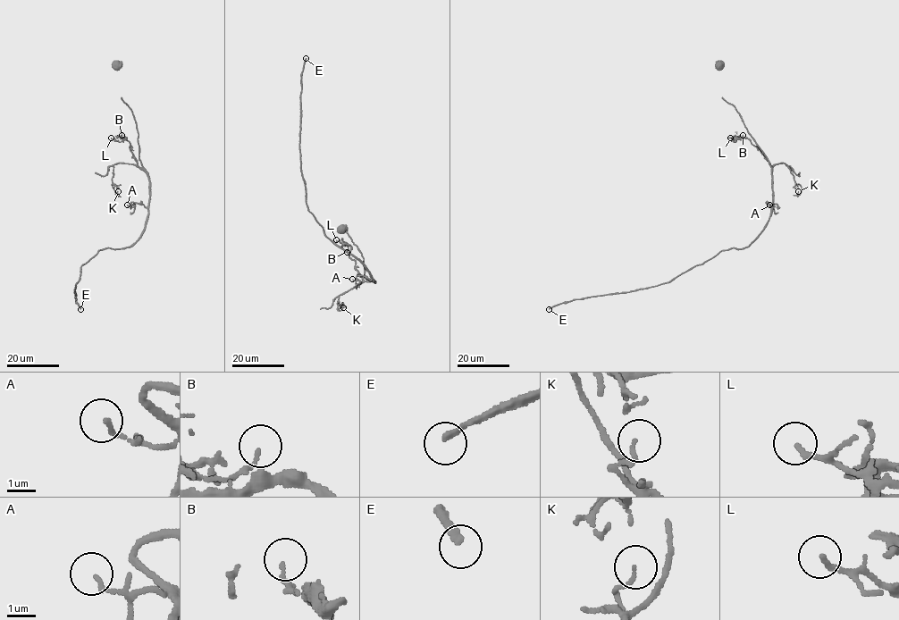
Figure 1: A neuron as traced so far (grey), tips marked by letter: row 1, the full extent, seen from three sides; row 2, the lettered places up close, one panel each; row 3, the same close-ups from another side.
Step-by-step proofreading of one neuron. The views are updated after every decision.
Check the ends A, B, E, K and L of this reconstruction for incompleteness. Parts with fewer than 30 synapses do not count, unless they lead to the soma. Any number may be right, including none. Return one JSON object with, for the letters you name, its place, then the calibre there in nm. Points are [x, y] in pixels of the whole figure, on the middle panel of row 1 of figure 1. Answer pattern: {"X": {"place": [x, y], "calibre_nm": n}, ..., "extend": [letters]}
{"E": {"place": [306, 58], "calibre_nm": 220}, "extend": ["E"]}

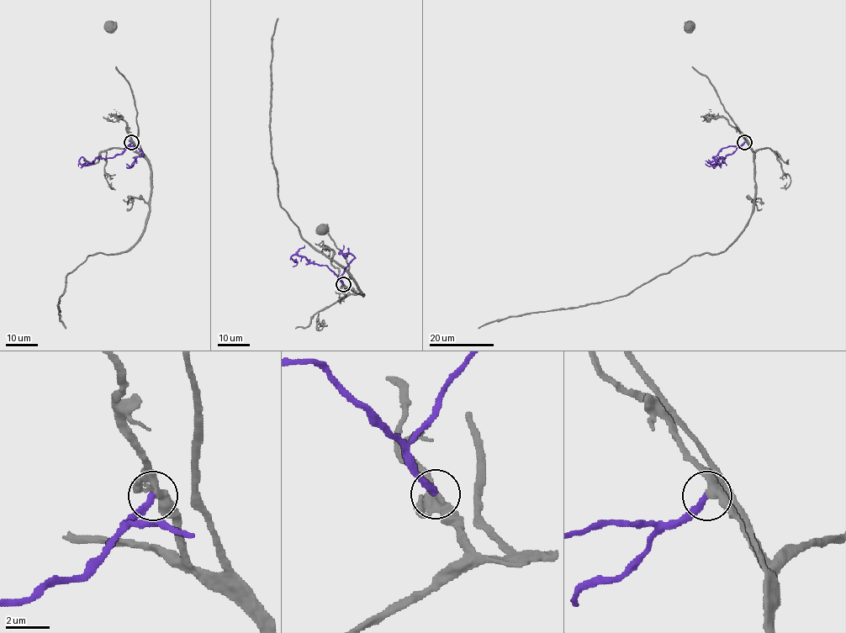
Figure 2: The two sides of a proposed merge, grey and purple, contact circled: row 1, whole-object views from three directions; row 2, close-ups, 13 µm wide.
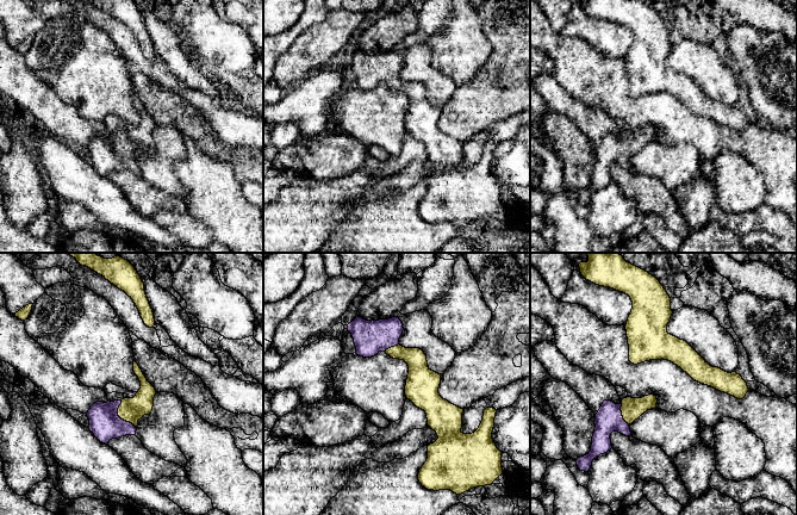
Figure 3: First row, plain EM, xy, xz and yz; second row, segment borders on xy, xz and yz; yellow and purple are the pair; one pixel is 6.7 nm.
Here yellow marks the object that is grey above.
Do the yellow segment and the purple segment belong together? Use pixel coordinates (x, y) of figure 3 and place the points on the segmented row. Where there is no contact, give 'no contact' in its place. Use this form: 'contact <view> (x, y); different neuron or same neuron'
contact xy (119, 416); same neuron

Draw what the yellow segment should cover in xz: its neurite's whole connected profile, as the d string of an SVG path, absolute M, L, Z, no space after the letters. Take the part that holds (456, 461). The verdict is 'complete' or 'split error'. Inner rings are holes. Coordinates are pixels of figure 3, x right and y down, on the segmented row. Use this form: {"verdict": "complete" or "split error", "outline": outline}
{"verdict": "split error", "outline": "M398 317L379 321L356 318L348 324L348 331L354 339L356 354L372 358L379 352L385 352L393 359L404 360L409 366L405 385L405 396L417 408L426 414L428 426L436 432L438 439L428 446L428 459L419 470L418 480L428 490L450 490L461 495L473 488L491 485L503 473L502 452L492 439L497 410L486 408L479 428L472 434L463 434L463 409L443 399L438 393L441 374L428 367L426 355L419 348L405 348L399 345L403 334L403 323Z"}

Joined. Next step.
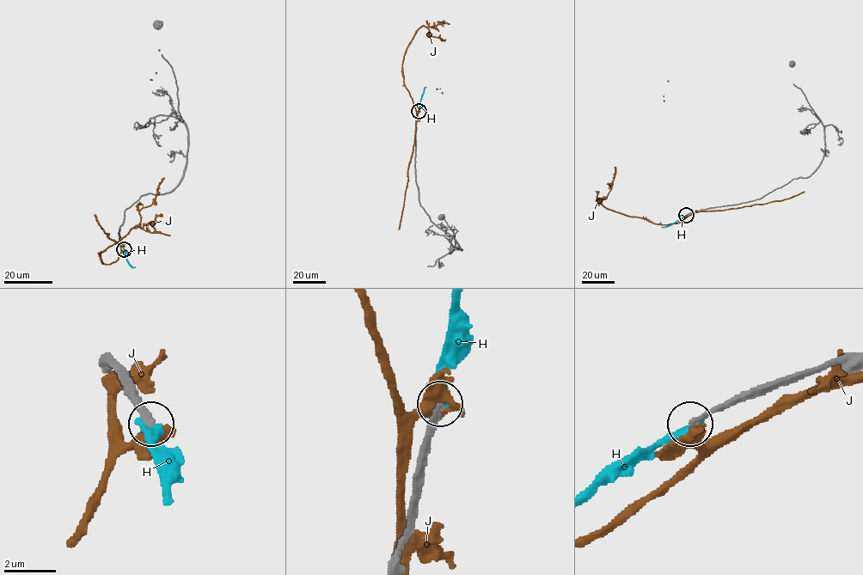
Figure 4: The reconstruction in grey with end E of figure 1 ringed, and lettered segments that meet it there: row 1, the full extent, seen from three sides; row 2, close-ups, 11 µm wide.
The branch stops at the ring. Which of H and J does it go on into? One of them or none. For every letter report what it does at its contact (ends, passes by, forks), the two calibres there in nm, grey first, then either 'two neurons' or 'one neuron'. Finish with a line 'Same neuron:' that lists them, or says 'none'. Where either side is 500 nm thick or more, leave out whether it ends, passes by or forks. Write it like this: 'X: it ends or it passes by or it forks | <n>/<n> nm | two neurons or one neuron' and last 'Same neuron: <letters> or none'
H: it ends | 260/380 nm | two neurons
J: it passes by | 260/320 nm | two neurons
Same neuron: none

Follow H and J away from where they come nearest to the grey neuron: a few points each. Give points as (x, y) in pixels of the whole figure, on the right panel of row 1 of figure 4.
H: (687, 215), (662, 226)
J: (687, 215), (676, 223), (654, 223), (607, 209), (600, 202), (610, 190), (615, 166), (668, 80)

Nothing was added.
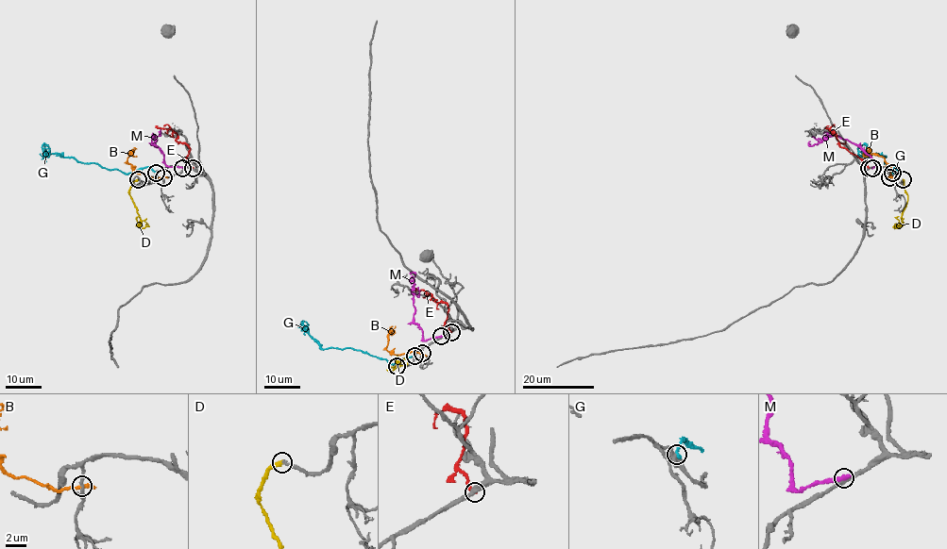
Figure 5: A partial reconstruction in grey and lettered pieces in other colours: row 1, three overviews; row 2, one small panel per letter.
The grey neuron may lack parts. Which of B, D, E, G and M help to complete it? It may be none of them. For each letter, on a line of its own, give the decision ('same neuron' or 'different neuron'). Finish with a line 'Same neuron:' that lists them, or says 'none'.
B: different neuron
D: same neuron
E: different neuron
G: different neuron
M: different neuron
Same neuron: D

